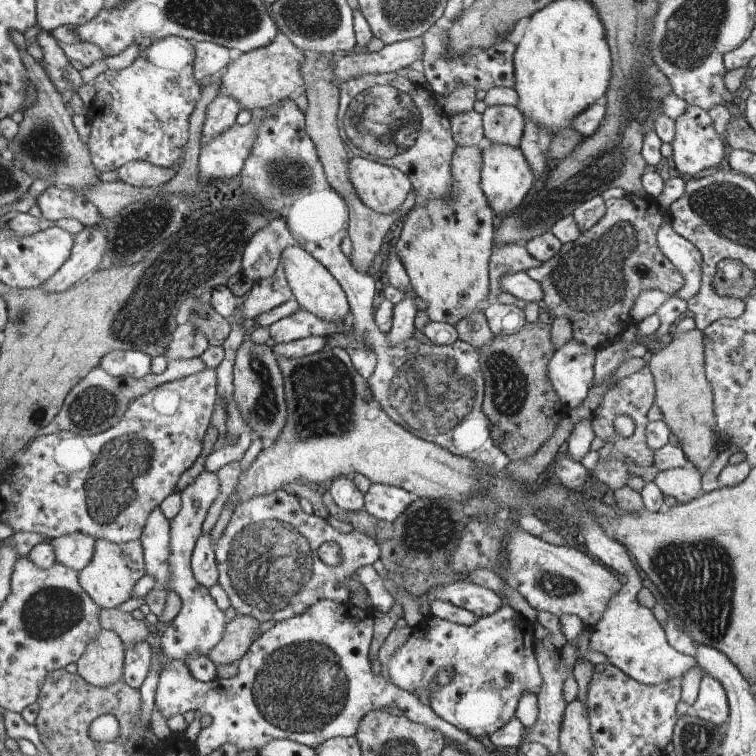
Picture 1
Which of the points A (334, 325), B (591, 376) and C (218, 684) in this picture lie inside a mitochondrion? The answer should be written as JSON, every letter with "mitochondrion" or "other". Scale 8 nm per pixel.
{"A":"other","B":"other","C":"other"}

